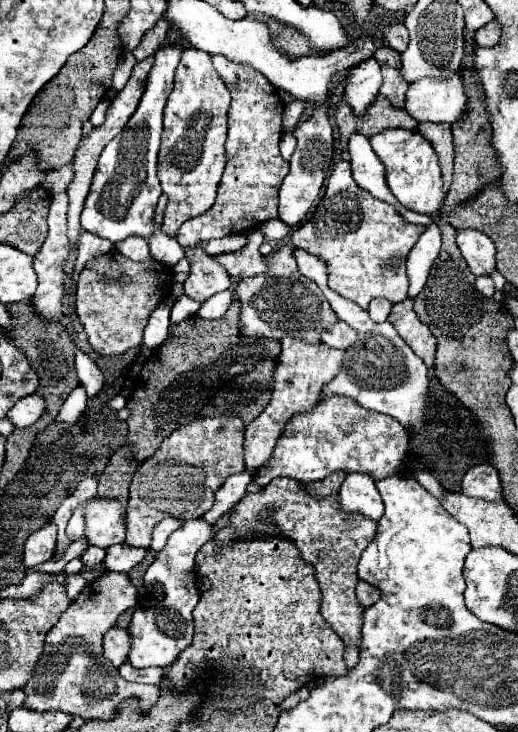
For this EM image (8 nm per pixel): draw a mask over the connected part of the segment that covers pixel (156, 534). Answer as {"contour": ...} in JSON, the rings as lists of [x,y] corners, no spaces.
{"contour":[[[165,518],[165,520],[161,520],[159,524],[155,524],[153,534],[151,534],[151,548],[159,552],[159,550],[165,546],[169,534],[175,532],[175,530],[181,528],[181,526],[183,526],[183,522],[177,520],[177,518]]]}

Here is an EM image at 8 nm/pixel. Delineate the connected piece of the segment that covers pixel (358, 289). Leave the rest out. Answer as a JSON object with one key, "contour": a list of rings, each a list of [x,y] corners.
{"contour":[[[341,160],[329,176],[327,190],[317,204],[313,218],[291,232],[291,246],[321,258],[327,264],[329,288],[367,310],[369,302],[375,298],[387,298],[393,304],[407,298],[409,278],[405,262],[425,228],[427,226],[405,222],[391,204],[381,202],[359,188],[353,180],[351,164]]]}

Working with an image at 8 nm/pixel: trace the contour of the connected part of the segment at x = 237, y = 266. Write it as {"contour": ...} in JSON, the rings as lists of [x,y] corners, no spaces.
{"contour":[[[255,230],[249,234],[249,244],[233,254],[221,254],[215,256],[219,260],[219,264],[225,266],[225,270],[233,276],[233,278],[249,278],[249,276],[259,276],[267,272],[267,262],[265,258],[259,254],[259,246],[263,240],[263,232]]]}

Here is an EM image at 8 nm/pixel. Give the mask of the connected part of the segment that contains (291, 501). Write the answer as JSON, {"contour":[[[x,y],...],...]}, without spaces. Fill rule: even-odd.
{"contour":[[[275,478],[267,488],[261,488],[259,492],[249,492],[245,494],[237,504],[235,510],[231,512],[229,524],[215,534],[215,548],[225,548],[231,540],[255,540],[261,536],[285,536],[293,540],[299,548],[301,558],[315,568],[315,578],[321,588],[321,614],[329,622],[329,626],[339,634],[339,638],[345,644],[355,644],[361,646],[361,624],[363,624],[363,608],[357,602],[355,596],[355,586],[359,582],[357,578],[357,564],[363,554],[363,550],[369,546],[369,542],[377,534],[377,522],[371,518],[363,518],[361,514],[355,512],[343,512],[339,504],[339,494],[321,498],[321,496],[311,496],[301,482],[289,480],[289,478]],[[271,512],[271,520],[263,520],[263,516]]]}

